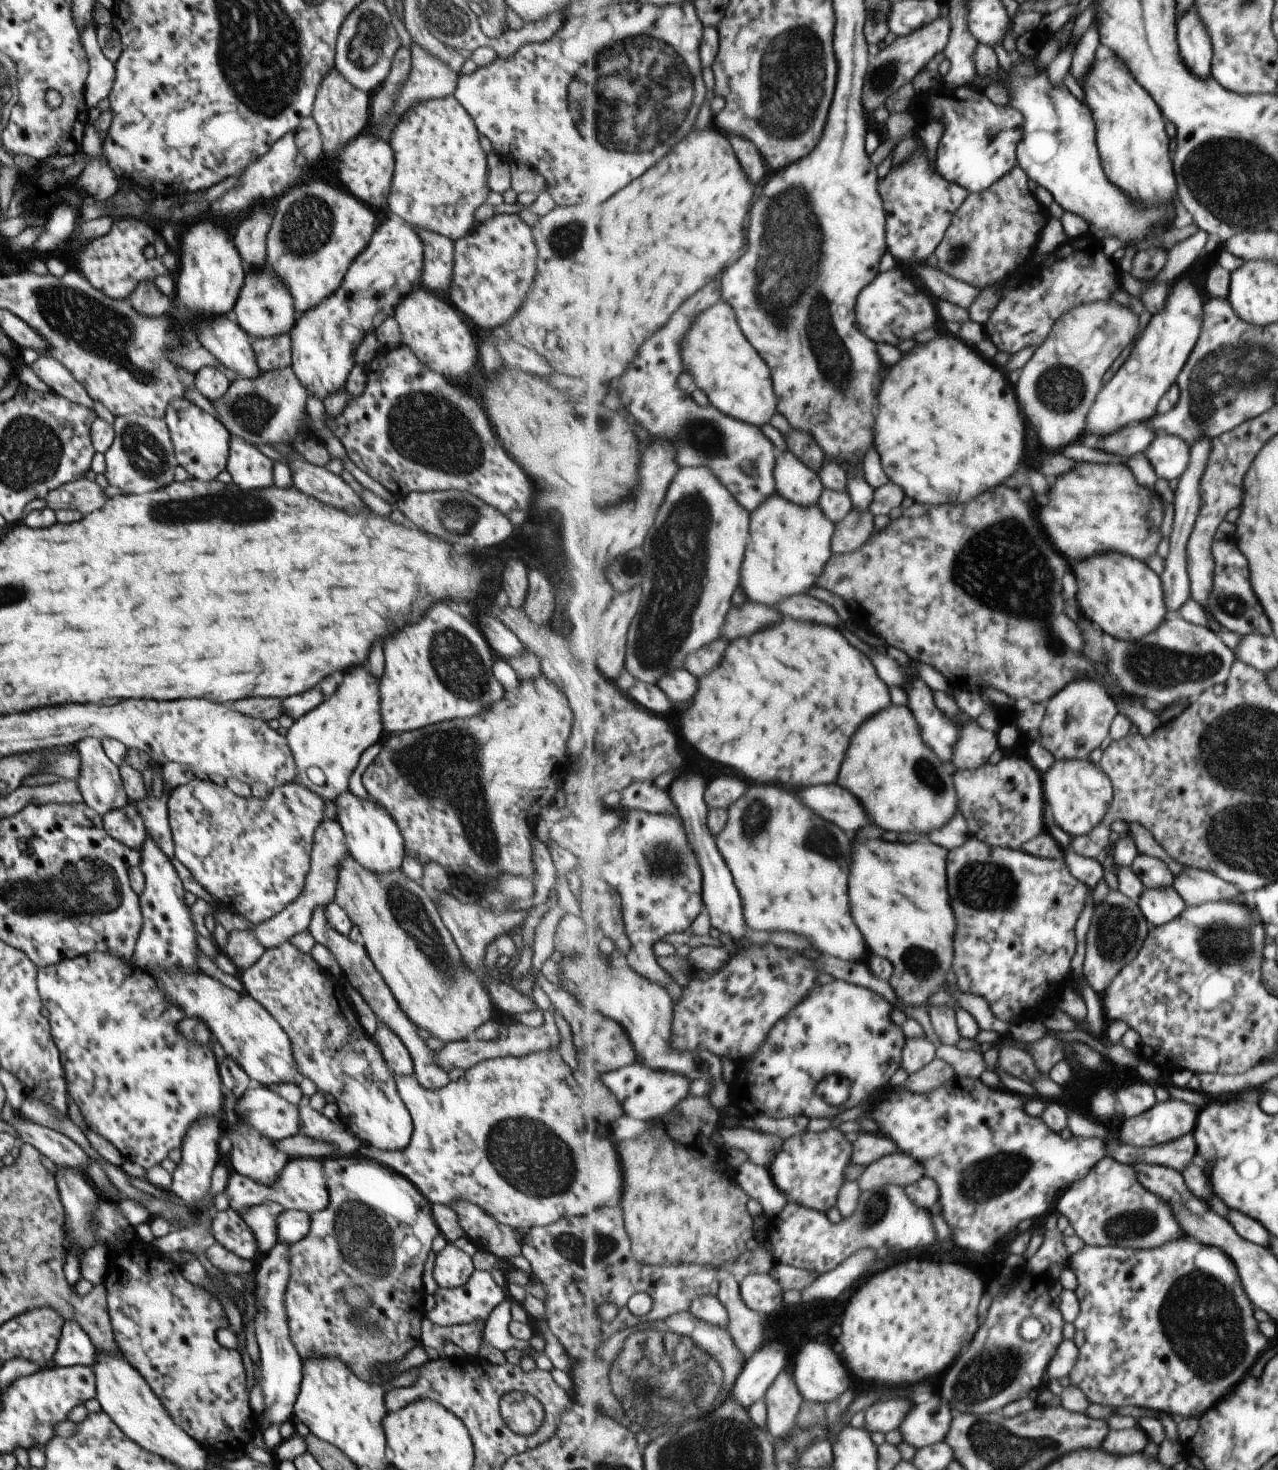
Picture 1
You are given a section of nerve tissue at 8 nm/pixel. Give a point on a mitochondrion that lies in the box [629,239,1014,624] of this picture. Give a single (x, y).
(703, 437)

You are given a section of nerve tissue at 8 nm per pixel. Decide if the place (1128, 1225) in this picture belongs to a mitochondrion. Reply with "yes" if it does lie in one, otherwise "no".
yes

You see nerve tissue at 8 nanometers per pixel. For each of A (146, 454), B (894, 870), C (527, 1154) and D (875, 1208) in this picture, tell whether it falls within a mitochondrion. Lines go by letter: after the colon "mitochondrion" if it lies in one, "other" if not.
A: mitochondrion
B: other
C: mitochondrion
D: mitochondrion

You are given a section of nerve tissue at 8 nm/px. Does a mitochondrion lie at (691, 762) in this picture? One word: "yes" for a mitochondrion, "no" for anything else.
no

